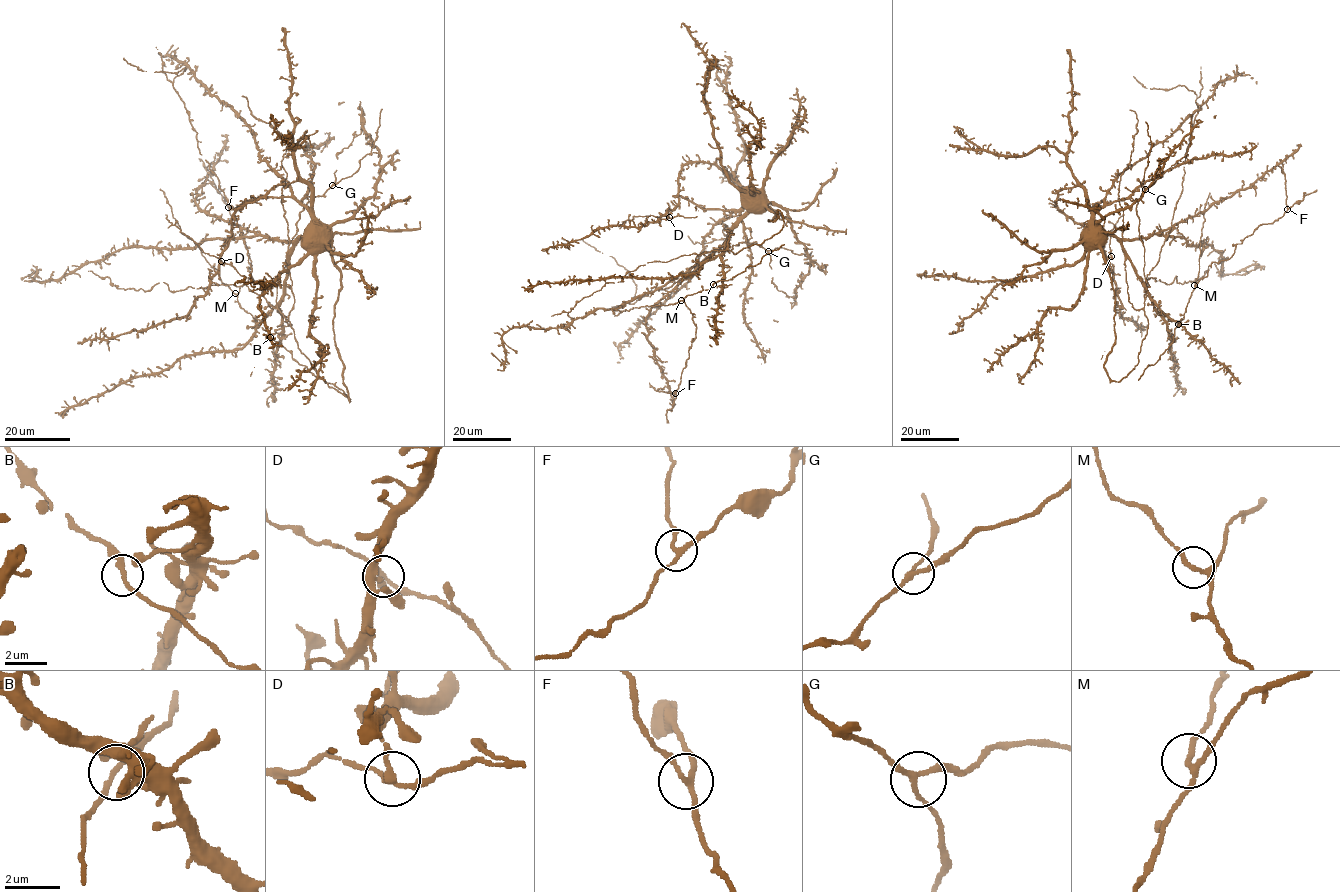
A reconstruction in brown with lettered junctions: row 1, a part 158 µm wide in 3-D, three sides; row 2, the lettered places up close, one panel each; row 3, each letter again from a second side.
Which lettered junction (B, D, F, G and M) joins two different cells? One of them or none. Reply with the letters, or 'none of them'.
F

